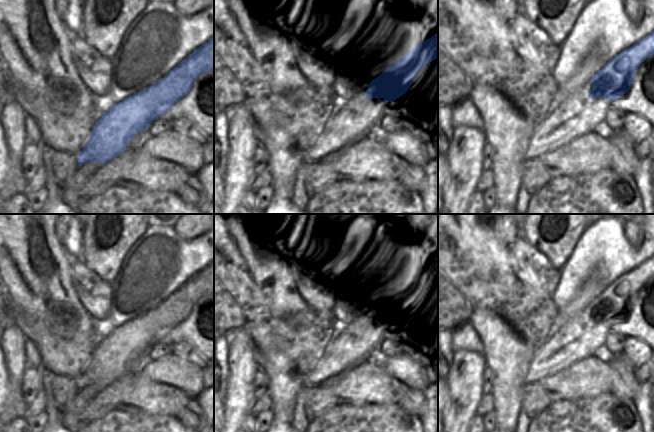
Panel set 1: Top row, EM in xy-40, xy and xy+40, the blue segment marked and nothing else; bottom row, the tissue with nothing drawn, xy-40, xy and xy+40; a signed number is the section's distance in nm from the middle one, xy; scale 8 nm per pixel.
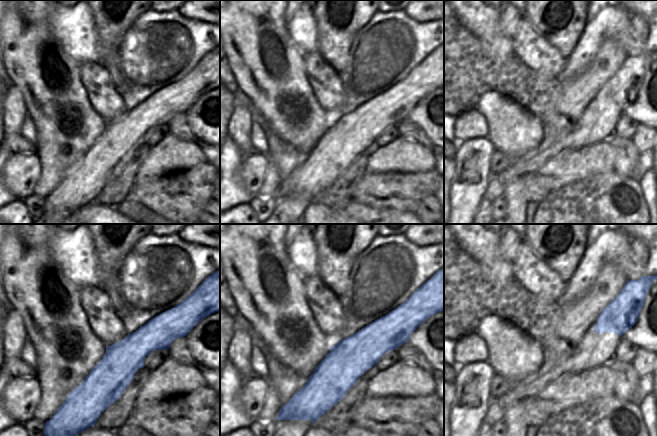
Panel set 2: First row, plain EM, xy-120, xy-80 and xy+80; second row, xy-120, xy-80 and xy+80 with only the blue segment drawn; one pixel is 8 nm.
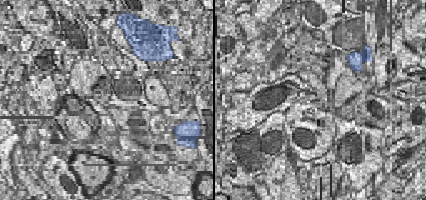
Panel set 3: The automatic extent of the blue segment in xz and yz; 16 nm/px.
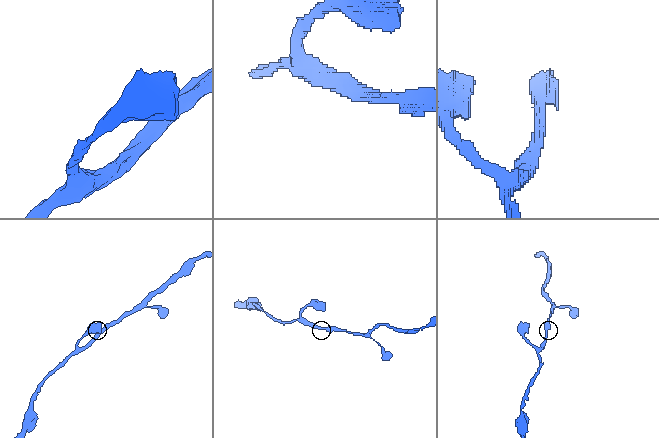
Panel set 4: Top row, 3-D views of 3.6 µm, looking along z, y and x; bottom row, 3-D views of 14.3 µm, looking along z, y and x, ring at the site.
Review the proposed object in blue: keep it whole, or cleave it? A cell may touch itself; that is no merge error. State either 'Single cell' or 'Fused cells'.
Fused cells.

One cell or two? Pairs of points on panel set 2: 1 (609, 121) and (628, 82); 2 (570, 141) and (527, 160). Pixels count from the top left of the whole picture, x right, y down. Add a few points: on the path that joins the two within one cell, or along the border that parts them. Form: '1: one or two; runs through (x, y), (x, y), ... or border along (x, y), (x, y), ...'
1: one; runs through (609, 111), (609, 103), (619, 92)
2: one; runs through (559, 146), (546, 150), (538, 157)

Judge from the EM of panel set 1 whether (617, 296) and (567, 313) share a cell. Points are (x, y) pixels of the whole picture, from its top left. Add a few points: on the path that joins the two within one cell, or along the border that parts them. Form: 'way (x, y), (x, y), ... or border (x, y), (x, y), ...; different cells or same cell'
border (602, 291), (566, 321); different cells

